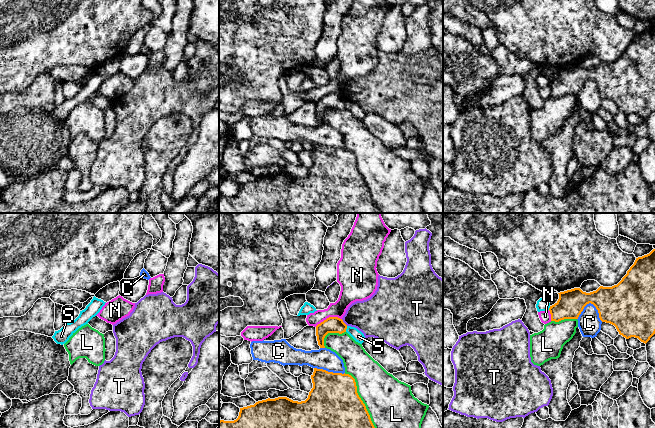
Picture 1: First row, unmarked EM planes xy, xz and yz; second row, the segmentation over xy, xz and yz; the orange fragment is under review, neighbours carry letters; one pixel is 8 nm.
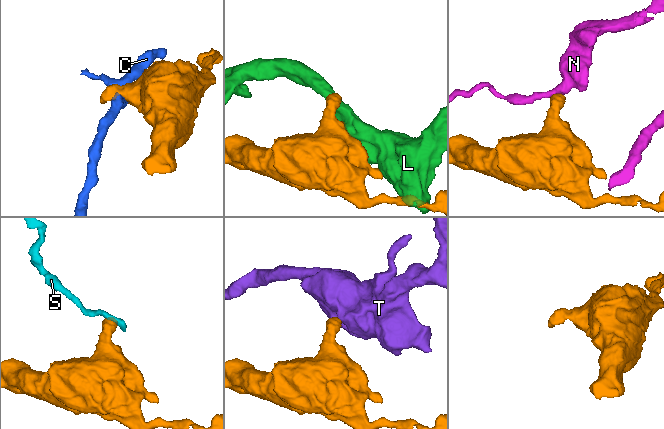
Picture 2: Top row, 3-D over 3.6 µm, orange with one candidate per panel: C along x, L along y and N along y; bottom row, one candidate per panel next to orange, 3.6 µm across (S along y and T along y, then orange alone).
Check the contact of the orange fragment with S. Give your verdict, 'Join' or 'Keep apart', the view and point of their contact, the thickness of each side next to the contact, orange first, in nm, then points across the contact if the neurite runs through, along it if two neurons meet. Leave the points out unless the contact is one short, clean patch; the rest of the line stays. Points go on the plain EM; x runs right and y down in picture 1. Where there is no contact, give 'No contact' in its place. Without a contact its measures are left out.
Keep apart. Touches orange at xz (346, 104). Thickness 130 nm (orange) against 90 nm. Boundary: xz (347, 102), (345, 107)

